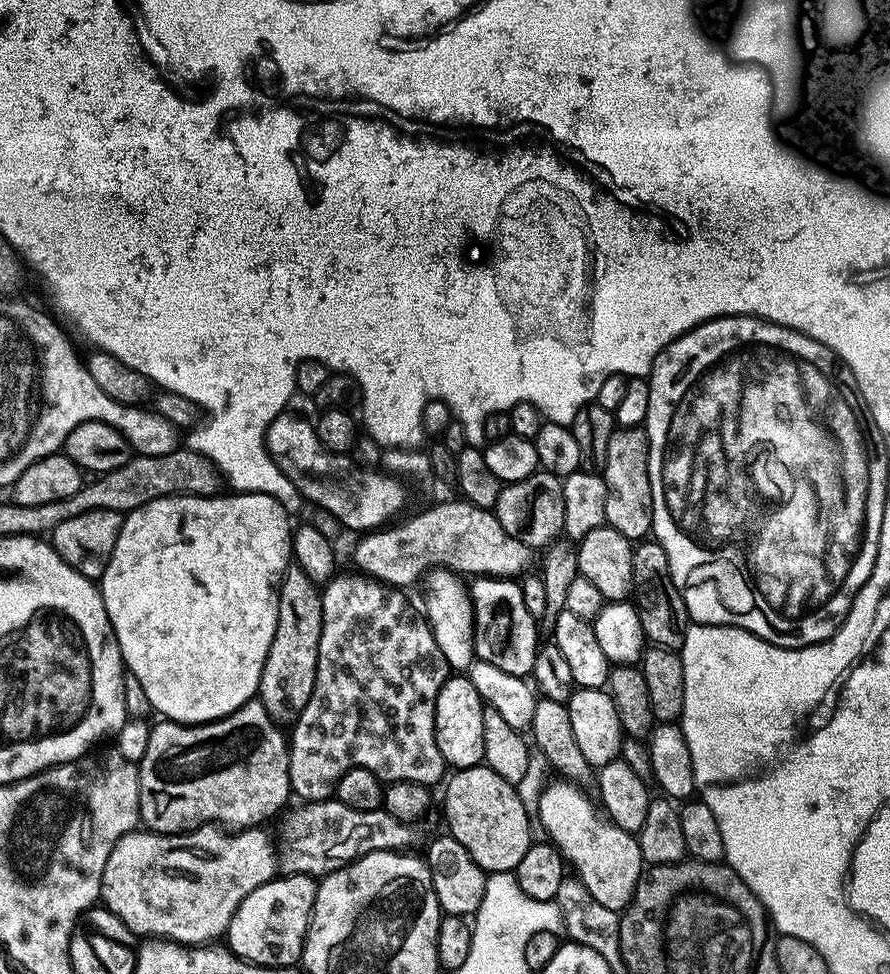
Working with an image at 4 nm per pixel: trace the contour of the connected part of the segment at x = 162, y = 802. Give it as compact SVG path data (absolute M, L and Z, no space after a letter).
M258 698L248 700L229 716L208 724L178 724L166 719L161 719L159 723L151 725L146 754L142 754L138 761L140 824L147 831L183 834L211 824L243 830L263 825L263 820L270 819L272 815L275 817L285 807L283 804L292 792L288 769L289 741L285 733L284 736L280 733L283 732L281 725L266 714Z

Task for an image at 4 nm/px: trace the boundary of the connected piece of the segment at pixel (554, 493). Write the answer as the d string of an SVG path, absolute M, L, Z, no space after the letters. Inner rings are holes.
M537 470L518 482L504 484L497 496L494 511L506 534L518 538L518 542L530 549L543 549L551 545L564 530L564 481L554 474Z

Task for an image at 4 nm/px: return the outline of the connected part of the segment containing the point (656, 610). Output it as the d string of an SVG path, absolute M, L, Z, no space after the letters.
M648 538L637 543L633 554L633 586L631 599L642 622L642 630L653 645L661 648L679 650L684 645L684 635L690 623L686 602L682 602L682 594L672 581L670 562L666 558L666 550L657 544L655 539Z

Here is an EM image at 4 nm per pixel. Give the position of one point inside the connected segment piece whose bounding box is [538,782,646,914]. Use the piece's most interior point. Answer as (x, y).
(608, 860)

